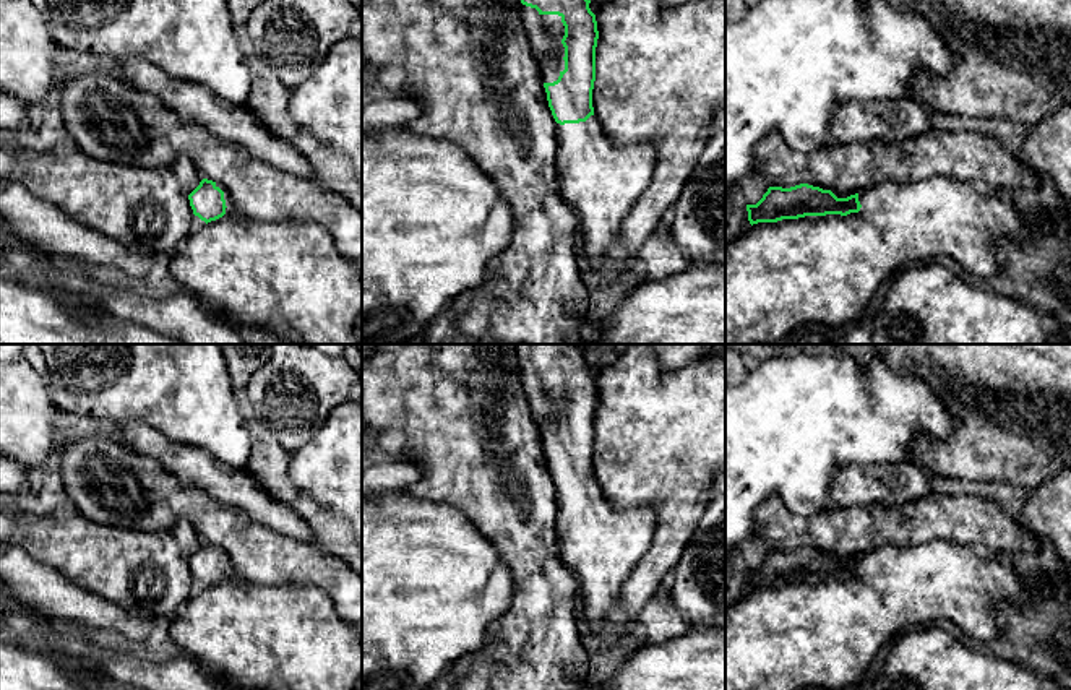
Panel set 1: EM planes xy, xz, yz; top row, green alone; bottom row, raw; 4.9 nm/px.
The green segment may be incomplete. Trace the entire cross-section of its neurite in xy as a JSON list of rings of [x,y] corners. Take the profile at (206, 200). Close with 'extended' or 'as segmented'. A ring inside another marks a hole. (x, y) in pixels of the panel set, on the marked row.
[[[203,179],[188,195],[193,214],[206,222],[203,229],[182,240],[170,257],[170,274],[182,289],[214,317],[232,325],[261,328],[284,344],[359,344],[355,323],[362,315],[362,270],[346,260],[331,234],[316,222],[255,221],[235,211],[230,192],[219,182]]]; extended

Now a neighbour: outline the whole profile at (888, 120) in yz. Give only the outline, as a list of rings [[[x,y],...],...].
[[[909,97],[847,101],[832,120],[832,141],[896,143],[930,130],[928,110]]]

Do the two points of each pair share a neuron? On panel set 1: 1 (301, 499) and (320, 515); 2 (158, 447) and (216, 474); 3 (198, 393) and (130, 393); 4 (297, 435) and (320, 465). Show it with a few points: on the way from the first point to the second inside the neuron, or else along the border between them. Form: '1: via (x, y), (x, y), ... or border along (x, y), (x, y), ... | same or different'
1: via (305, 504), (315, 513) | same
2: via (172, 457), (202, 470) | same
3: via (182, 387), (179, 383), (146, 383) | same
4: border along (328, 414), (317, 432), (291, 453) | different

